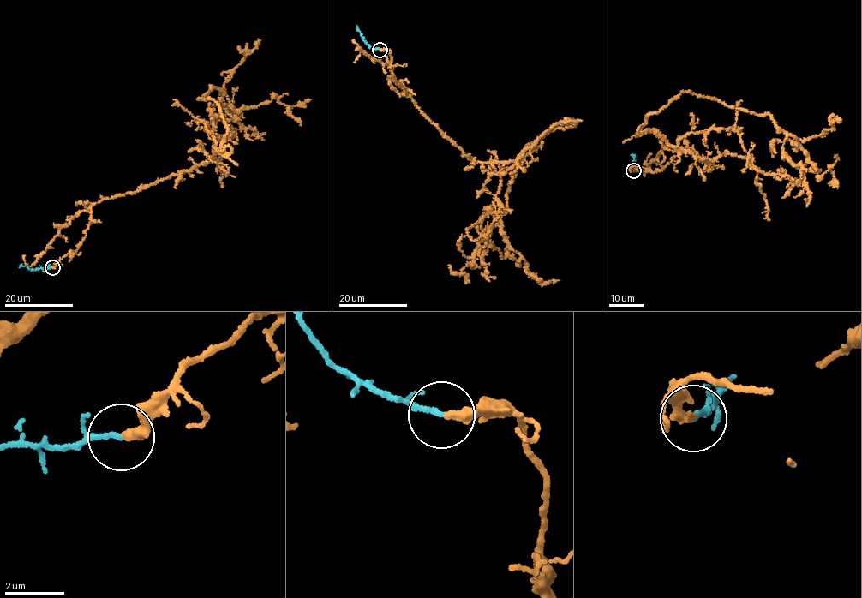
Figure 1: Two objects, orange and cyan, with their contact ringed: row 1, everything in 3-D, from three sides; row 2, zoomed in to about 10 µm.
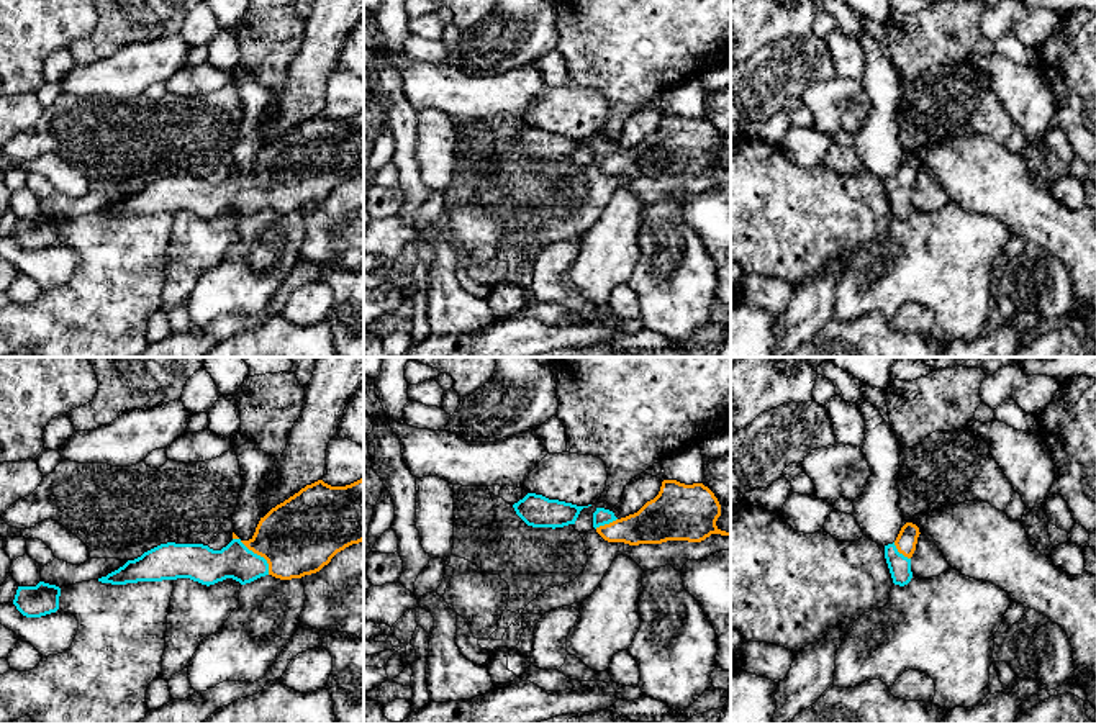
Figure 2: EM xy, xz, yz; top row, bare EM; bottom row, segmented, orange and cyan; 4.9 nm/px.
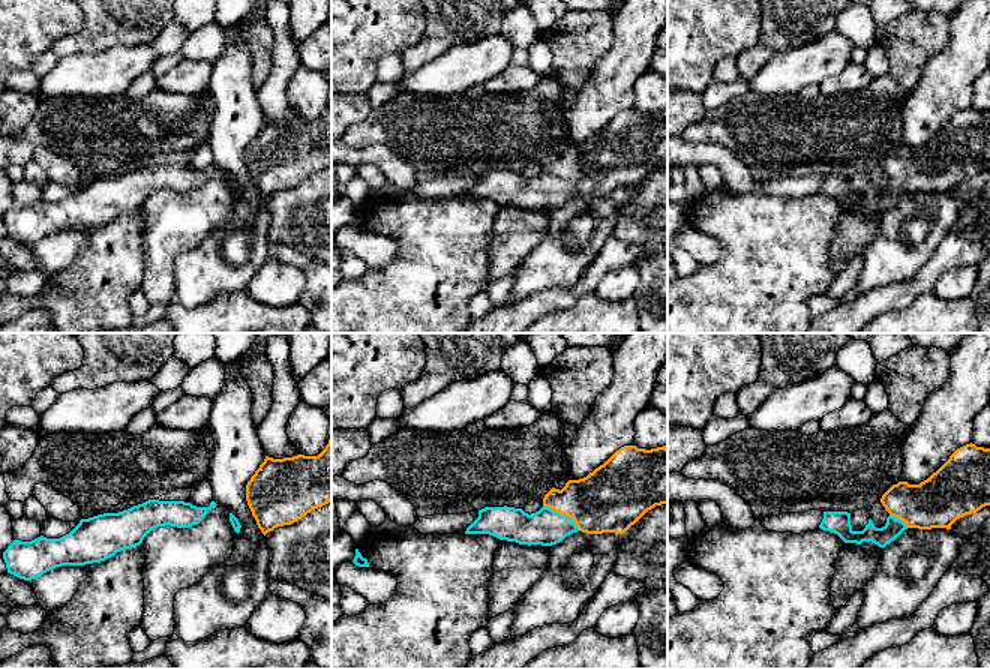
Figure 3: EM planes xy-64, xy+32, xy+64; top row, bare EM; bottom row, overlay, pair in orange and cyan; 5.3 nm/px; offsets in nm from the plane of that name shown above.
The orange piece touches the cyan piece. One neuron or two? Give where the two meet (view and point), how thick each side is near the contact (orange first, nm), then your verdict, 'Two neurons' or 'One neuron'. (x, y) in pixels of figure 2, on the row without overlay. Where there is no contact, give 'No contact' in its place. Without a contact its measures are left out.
Touches orange at xy (256, 185). Thickness 380 nm (orange) against 170 nm. One neuron

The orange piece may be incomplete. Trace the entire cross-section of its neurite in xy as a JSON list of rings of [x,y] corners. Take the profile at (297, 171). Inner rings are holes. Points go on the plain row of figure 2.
[[[364,111],[346,120],[331,120],[318,113],[260,151],[249,174],[241,174],[233,165],[233,174],[221,183],[213,183],[203,177],[161,177],[144,185],[141,190],[128,193],[118,203],[98,211],[98,215],[126,218],[190,211],[210,219],[226,211],[246,218],[265,208],[292,213],[319,205],[337,185],[362,174]]]

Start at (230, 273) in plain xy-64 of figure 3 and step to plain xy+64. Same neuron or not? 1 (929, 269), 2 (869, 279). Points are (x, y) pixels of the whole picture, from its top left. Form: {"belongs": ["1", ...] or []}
{"belongs": ["2"]}

